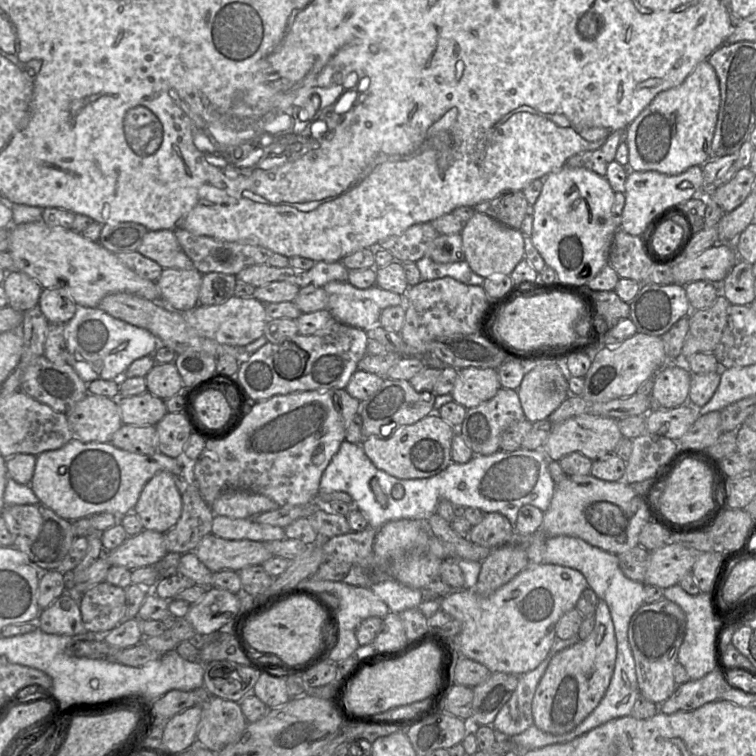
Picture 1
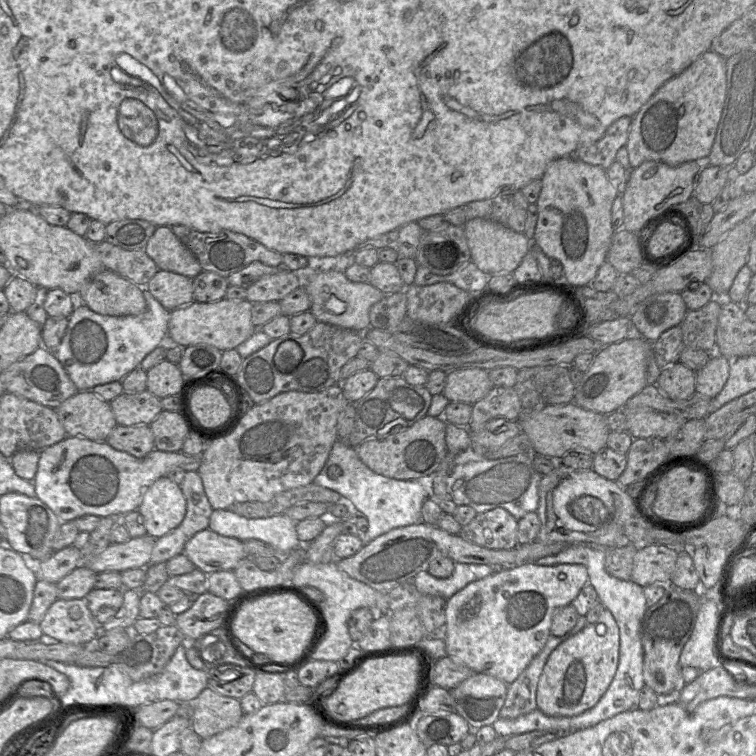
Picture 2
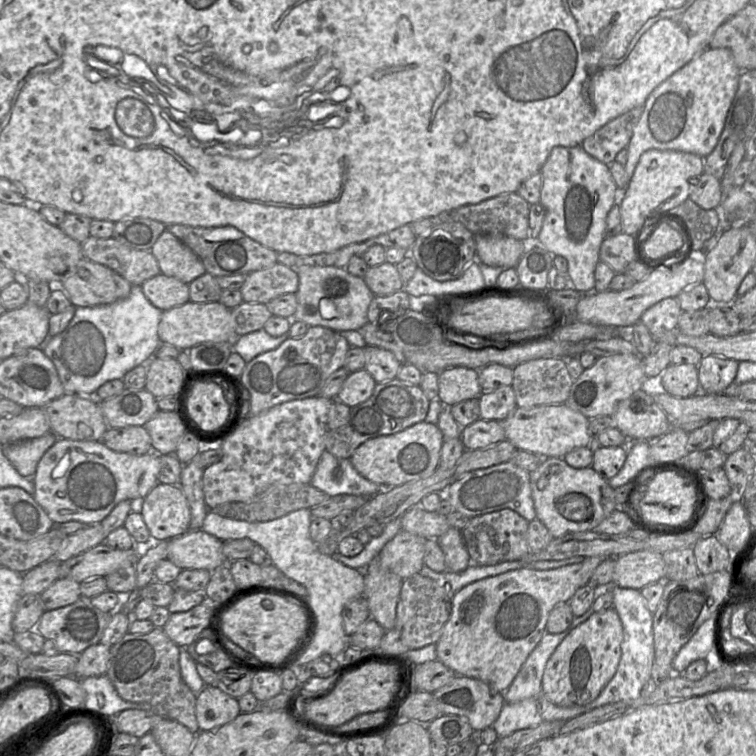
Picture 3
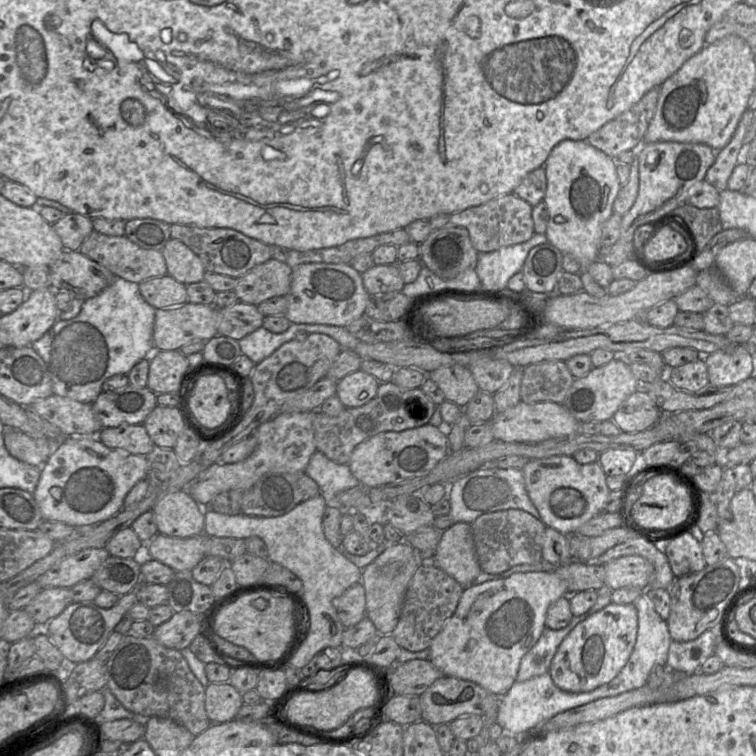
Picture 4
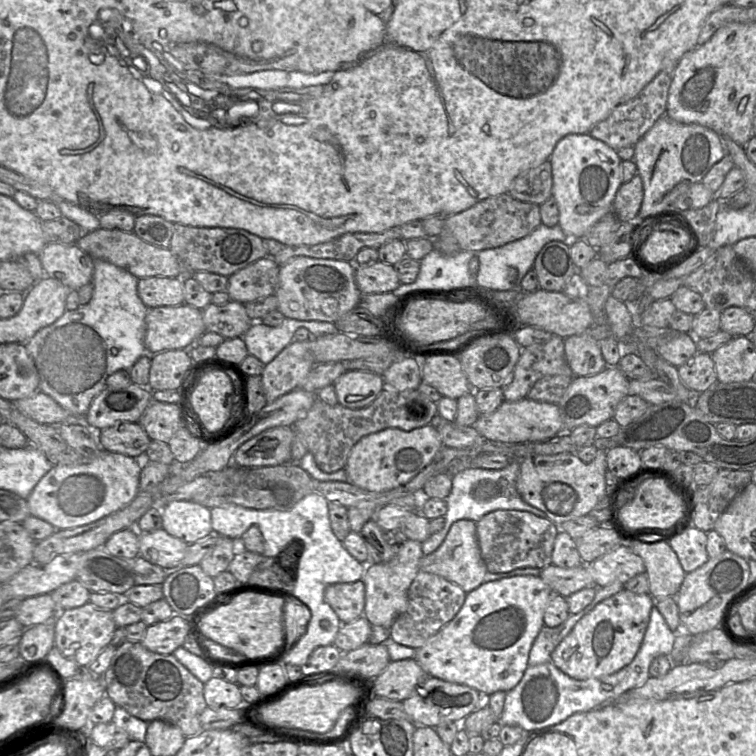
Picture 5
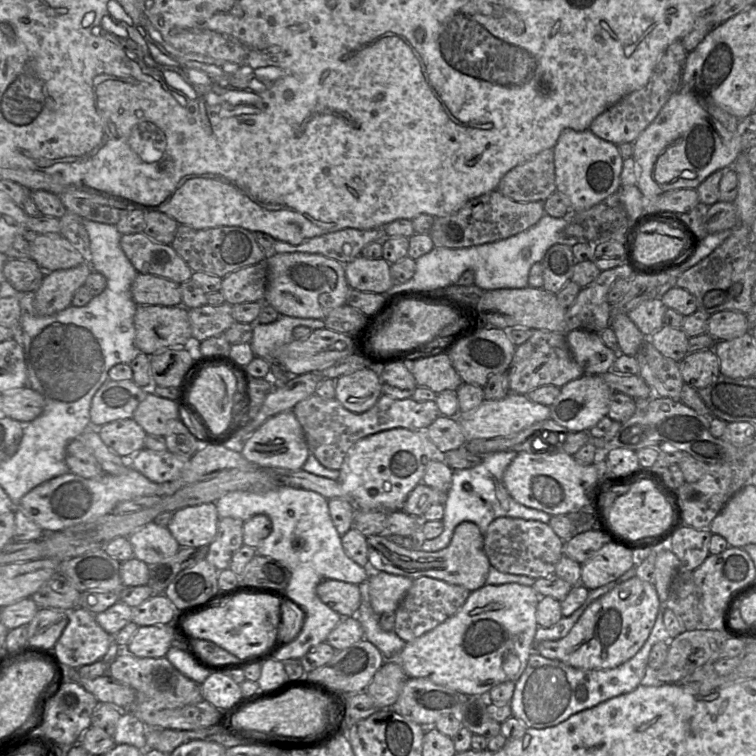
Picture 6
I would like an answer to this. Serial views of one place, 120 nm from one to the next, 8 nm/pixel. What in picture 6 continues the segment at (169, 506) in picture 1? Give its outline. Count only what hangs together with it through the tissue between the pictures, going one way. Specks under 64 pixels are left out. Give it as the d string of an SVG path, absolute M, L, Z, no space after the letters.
M204 503L175 511L167 528L181 547L200 547L212 543L218 523L215 503Z

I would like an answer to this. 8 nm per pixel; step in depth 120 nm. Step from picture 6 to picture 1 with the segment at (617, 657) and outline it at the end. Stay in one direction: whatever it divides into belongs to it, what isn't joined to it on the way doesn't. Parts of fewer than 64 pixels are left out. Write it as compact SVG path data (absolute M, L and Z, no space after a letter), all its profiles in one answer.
M600 600L595 610L595 626L585 640L558 652L542 676L532 701L534 725L552 735L572 731L598 706L613 675L617 641L610 610Z

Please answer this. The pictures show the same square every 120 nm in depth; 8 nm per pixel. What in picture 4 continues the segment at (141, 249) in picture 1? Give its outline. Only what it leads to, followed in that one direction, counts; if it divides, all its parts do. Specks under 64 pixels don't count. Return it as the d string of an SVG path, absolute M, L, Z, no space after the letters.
M170 238L161 250L167 273L175 280L189 285L204 280L206 269L200 258L178 239Z

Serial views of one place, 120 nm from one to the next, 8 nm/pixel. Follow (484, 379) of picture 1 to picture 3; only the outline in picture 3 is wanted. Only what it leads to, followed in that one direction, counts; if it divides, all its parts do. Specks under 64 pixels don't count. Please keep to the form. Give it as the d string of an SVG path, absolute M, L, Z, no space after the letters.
M453 367L438 374L438 398L444 407L479 398L481 394L478 370Z

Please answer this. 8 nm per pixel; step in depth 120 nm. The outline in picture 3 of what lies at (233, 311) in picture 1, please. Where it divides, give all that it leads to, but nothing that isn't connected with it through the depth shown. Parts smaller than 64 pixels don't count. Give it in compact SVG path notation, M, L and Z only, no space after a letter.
M189 301L182 306L163 311L158 335L161 343L173 345L180 350L189 350L204 342L227 342L234 345L236 338L240 337L234 330L232 309L219 301L206 303Z

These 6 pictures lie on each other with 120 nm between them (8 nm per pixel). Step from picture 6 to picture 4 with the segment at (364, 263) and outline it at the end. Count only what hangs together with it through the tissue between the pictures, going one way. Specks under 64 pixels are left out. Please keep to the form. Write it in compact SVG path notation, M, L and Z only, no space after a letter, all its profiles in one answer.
M374 264L361 274L363 286L370 296L402 291L404 282L397 264Z

